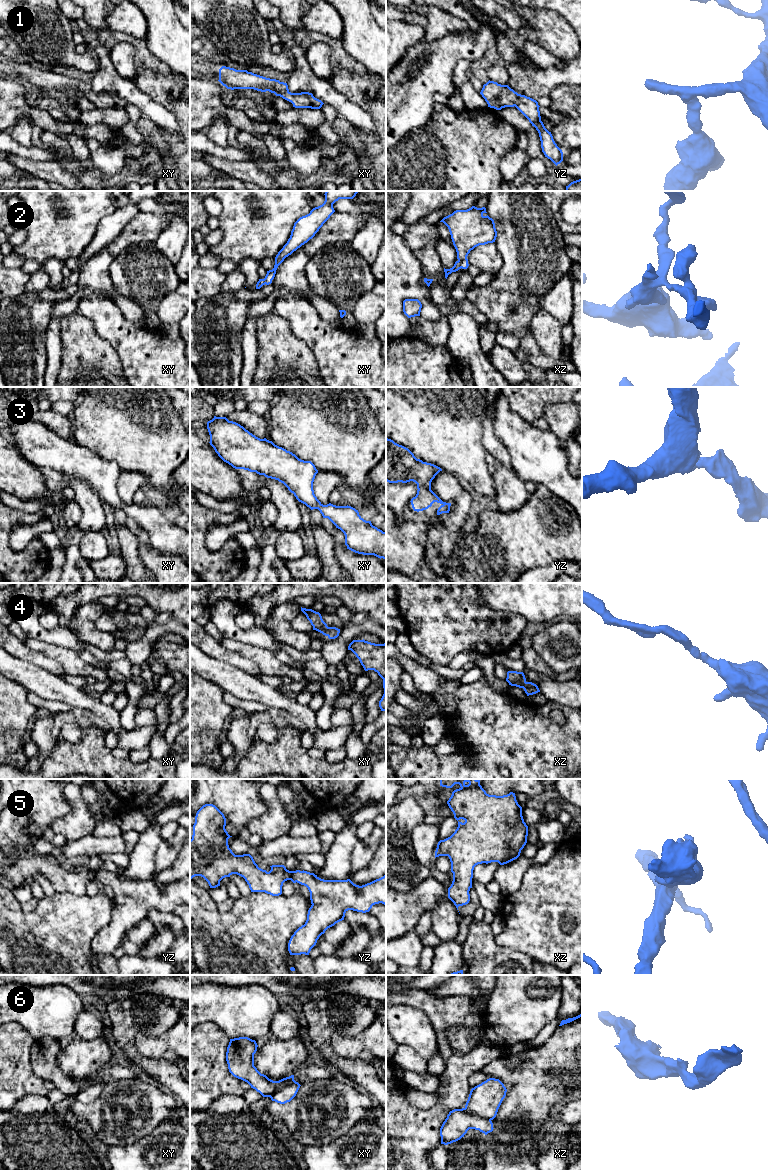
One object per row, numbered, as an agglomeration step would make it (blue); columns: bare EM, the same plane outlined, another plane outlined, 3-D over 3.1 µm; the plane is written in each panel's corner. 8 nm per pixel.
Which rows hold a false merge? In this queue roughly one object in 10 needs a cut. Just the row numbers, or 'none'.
6

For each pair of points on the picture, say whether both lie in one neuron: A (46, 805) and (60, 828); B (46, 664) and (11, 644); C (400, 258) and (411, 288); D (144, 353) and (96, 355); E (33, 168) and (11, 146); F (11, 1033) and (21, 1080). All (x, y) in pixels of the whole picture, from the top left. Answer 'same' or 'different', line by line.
A: different
B: same
C: same
D: different
E: different
F: same

